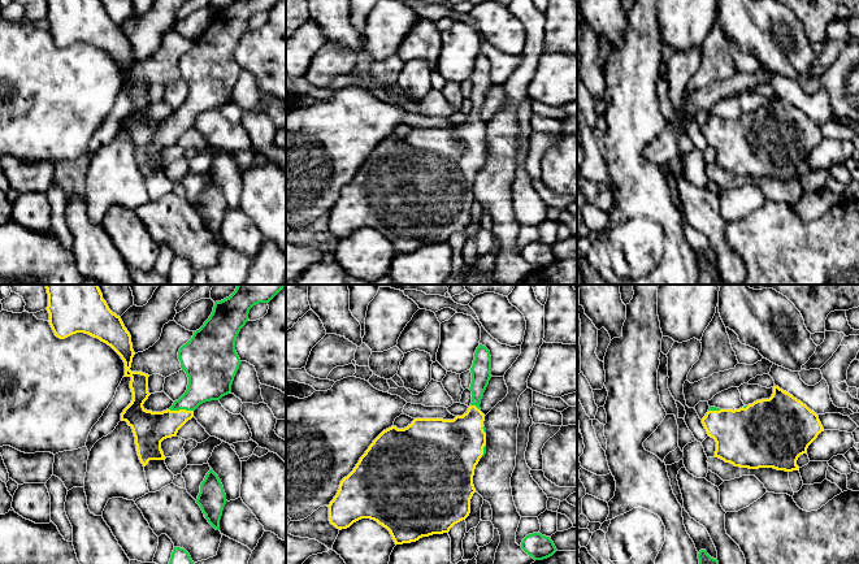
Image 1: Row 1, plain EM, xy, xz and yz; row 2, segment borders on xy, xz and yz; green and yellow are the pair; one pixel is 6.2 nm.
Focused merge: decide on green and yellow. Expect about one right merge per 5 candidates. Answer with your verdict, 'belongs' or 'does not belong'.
belongs

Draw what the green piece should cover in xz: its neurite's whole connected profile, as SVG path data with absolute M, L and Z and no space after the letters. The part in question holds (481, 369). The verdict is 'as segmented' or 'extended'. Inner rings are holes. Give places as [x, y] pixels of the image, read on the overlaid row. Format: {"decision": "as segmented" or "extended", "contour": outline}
{"decision": "extended", "contour": "M480 344L470 368L472 403L463 416L454 420L415 418L404 429L391 426L383 430L360 457L353 470L340 481L339 490L329 507L329 521L337 529L347 529L361 519L370 519L386 528L395 545L416 542L422 537L448 533L470 513L470 499L476 493L473 476L476 465L486 454L485 415L480 409L481 399L491 376L490 351Z"}

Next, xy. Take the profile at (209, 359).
{"decision": "extended", "contour": "M45 285L48 294L49 325L55 335L65 339L77 333L84 333L110 346L125 363L125 376L130 377L133 392L131 403L121 413L121 421L126 421L133 429L136 451L143 467L149 460L165 460L161 442L175 437L178 430L194 417L194 411L203 403L220 400L231 392L234 377L239 369L240 359L235 351L235 340L240 329L248 321L250 309L259 303L269 303L286 285L238 285L226 299L216 301L213 312L204 325L194 331L192 338L178 351L182 370L188 377L186 392L162 412L147 411L143 404L151 395L148 392L148 374L131 372L135 355L131 335L120 316L113 313L97 285Z"}

